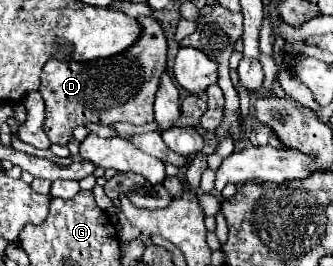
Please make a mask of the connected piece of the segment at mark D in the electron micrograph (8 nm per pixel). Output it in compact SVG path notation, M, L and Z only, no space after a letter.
M143 16L137 18L143 34L123 54L91 62L59 62L49 60L41 74L41 96L45 100L45 134L53 144L65 146L73 130L85 122L115 124L129 122L135 126L153 122L153 100L159 88L159 78L167 68L167 38L161 24Z

